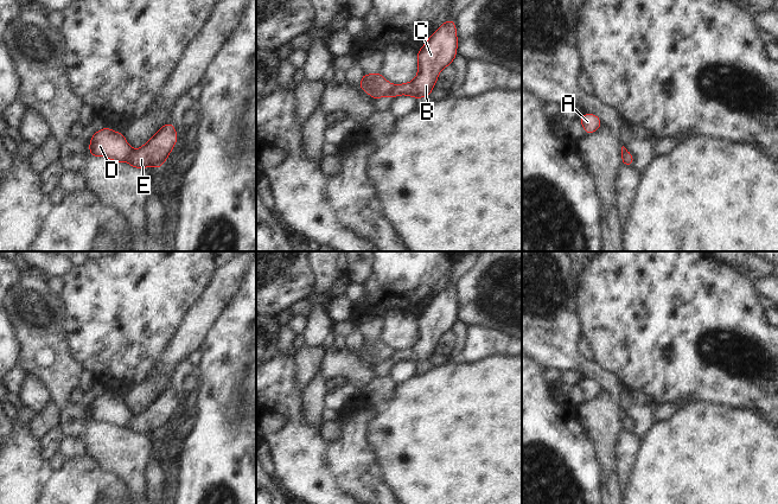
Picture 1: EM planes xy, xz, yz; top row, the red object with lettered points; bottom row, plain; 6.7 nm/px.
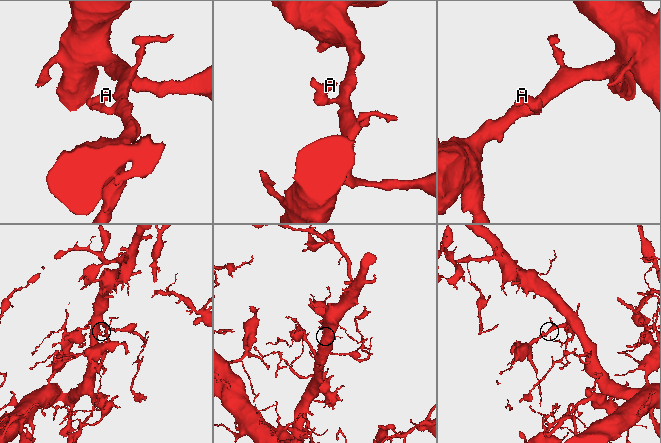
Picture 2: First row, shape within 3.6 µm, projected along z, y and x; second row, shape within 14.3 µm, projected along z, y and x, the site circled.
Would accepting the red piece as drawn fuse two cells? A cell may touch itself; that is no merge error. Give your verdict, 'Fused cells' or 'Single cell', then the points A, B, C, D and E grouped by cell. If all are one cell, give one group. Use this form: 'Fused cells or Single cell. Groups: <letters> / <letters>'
Fused cells. Groups: A D / B C E.

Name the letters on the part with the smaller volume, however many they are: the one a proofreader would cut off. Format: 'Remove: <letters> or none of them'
Remove: A, D

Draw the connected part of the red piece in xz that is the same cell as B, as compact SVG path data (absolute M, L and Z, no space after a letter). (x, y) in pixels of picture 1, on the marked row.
M448 19L425 43L416 53L419 71L416 78L409 83L394 85L385 95L394 98L397 95L409 95L414 98L428 97L440 71L452 64L457 57L457 28L454 20Z

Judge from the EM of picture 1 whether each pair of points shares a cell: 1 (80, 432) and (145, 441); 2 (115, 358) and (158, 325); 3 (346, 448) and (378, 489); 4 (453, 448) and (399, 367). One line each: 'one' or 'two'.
1: one
2: one
3: one
4: two

